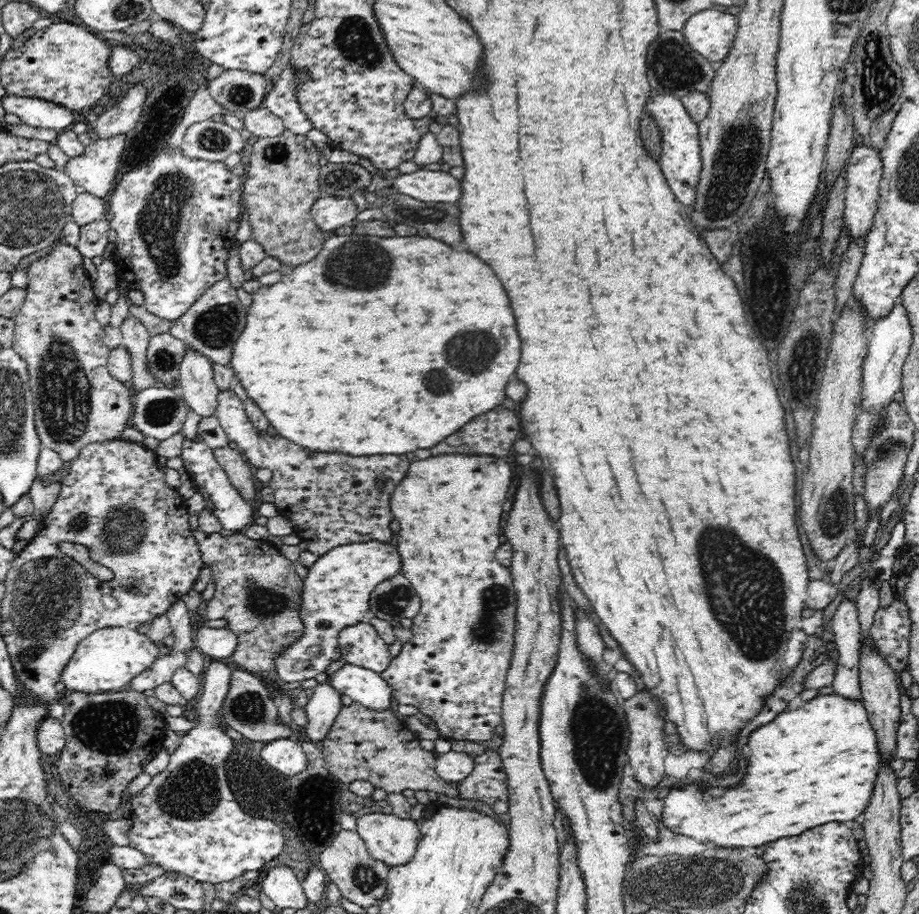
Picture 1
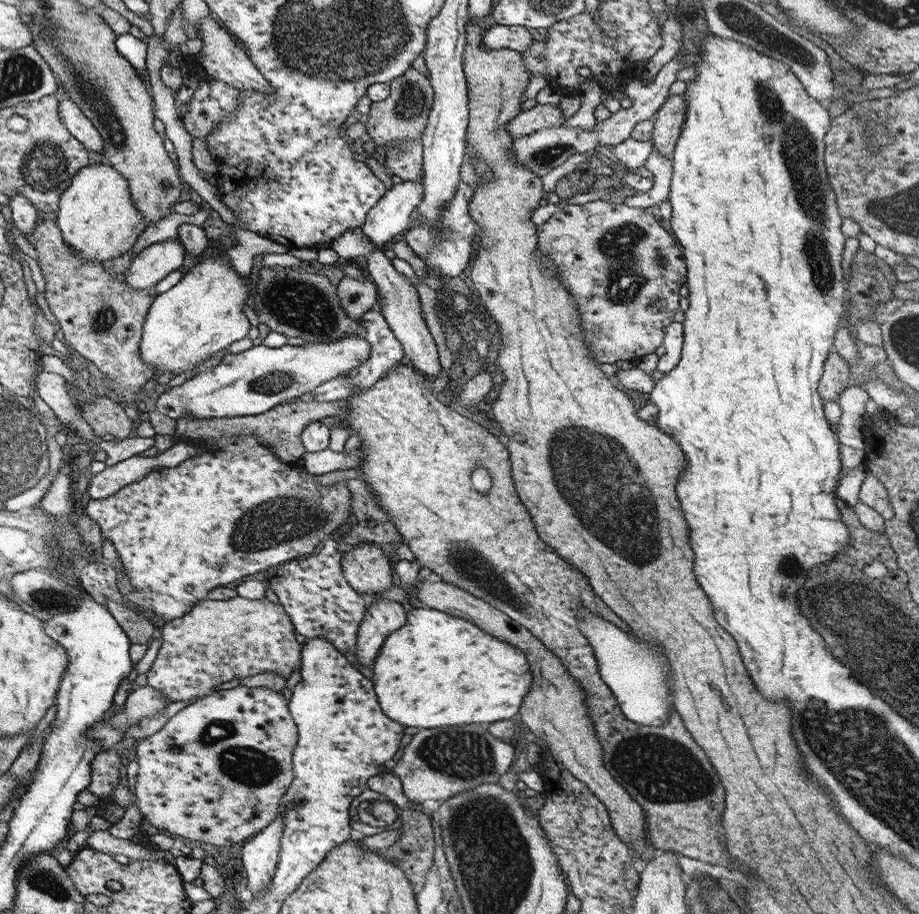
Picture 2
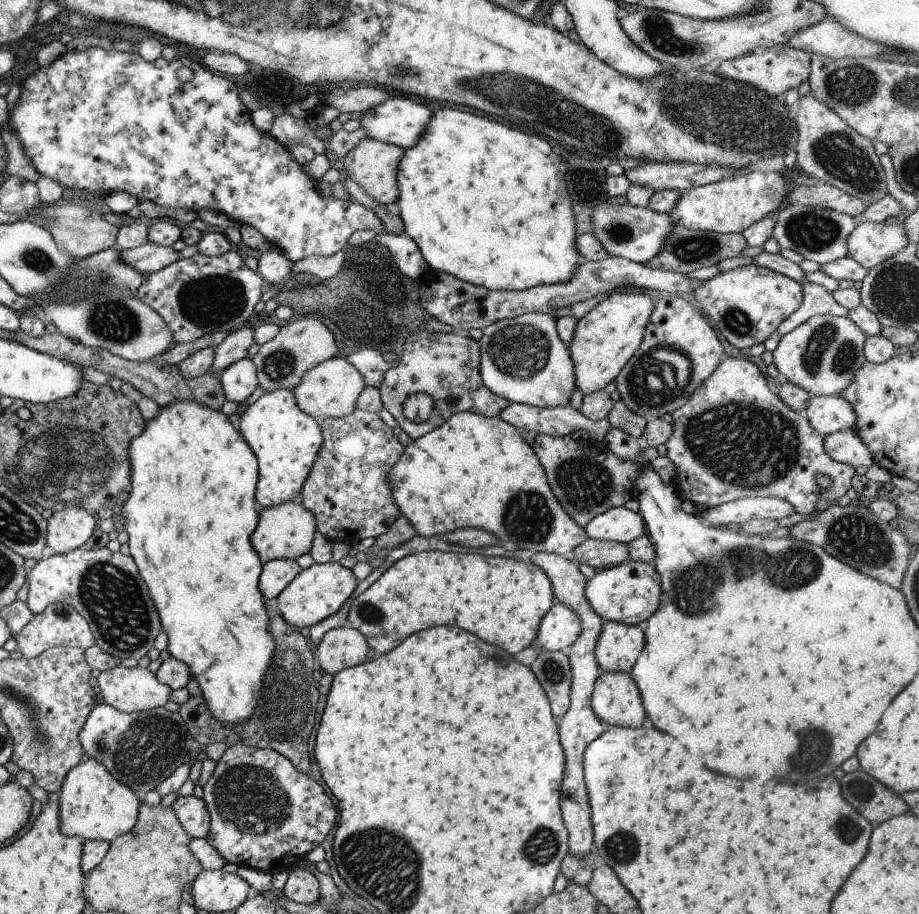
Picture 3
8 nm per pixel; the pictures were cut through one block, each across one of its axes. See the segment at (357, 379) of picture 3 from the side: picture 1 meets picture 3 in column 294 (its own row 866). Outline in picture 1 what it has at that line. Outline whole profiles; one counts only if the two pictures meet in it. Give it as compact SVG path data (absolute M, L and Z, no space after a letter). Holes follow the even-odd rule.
M370 813L356 818L356 833L364 841L370 857L394 868L398 865L408 864L415 855L420 840L419 823L411 818L400 819L393 813Z

